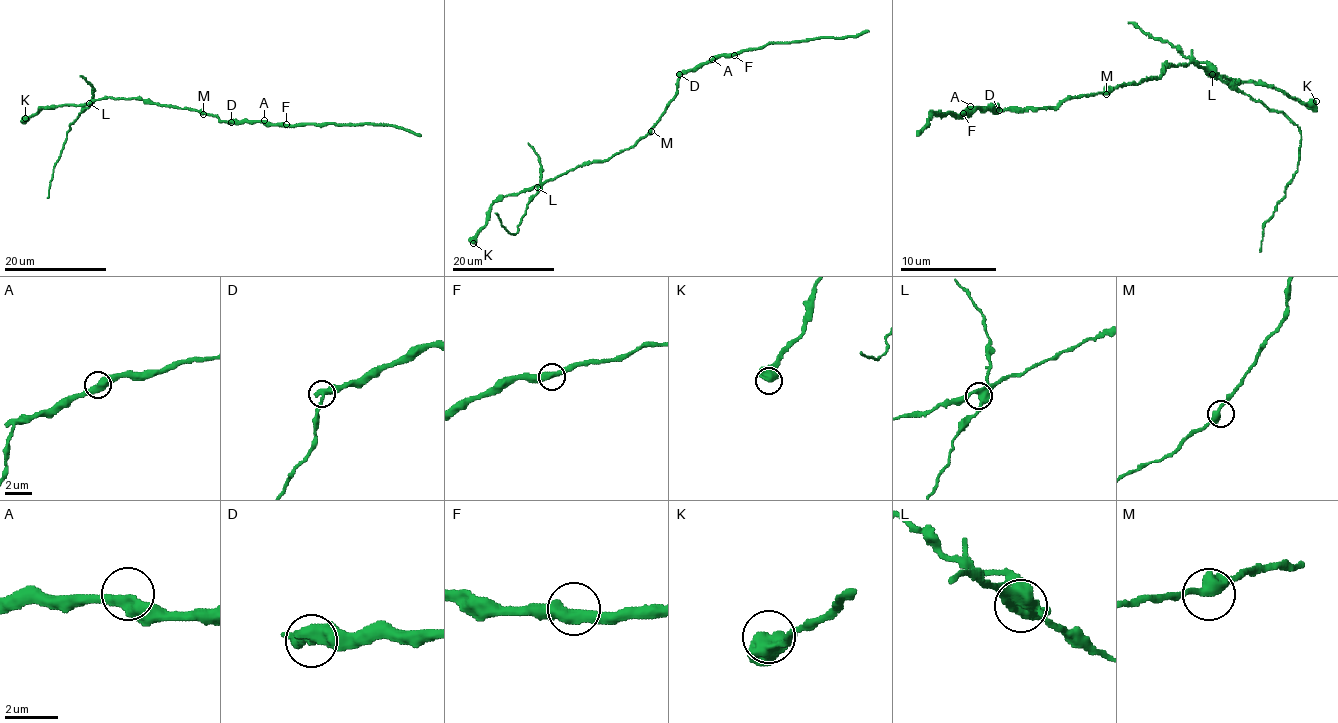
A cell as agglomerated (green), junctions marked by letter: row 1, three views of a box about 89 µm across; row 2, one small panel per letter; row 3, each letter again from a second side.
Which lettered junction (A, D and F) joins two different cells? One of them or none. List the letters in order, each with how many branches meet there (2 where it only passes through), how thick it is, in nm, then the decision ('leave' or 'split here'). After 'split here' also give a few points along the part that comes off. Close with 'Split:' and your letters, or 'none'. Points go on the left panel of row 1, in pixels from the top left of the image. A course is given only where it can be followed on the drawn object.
A: branches 2; calibre 500 nm; leave
D: branches 2; calibre 480 nm; split here; course (232, 123), (184, 109), (146, 103), (142, 100), (98, 98), (72, 123), (54, 165), (47, 197)
F: branches 2; calibre 480 nm; leave
Split: D

